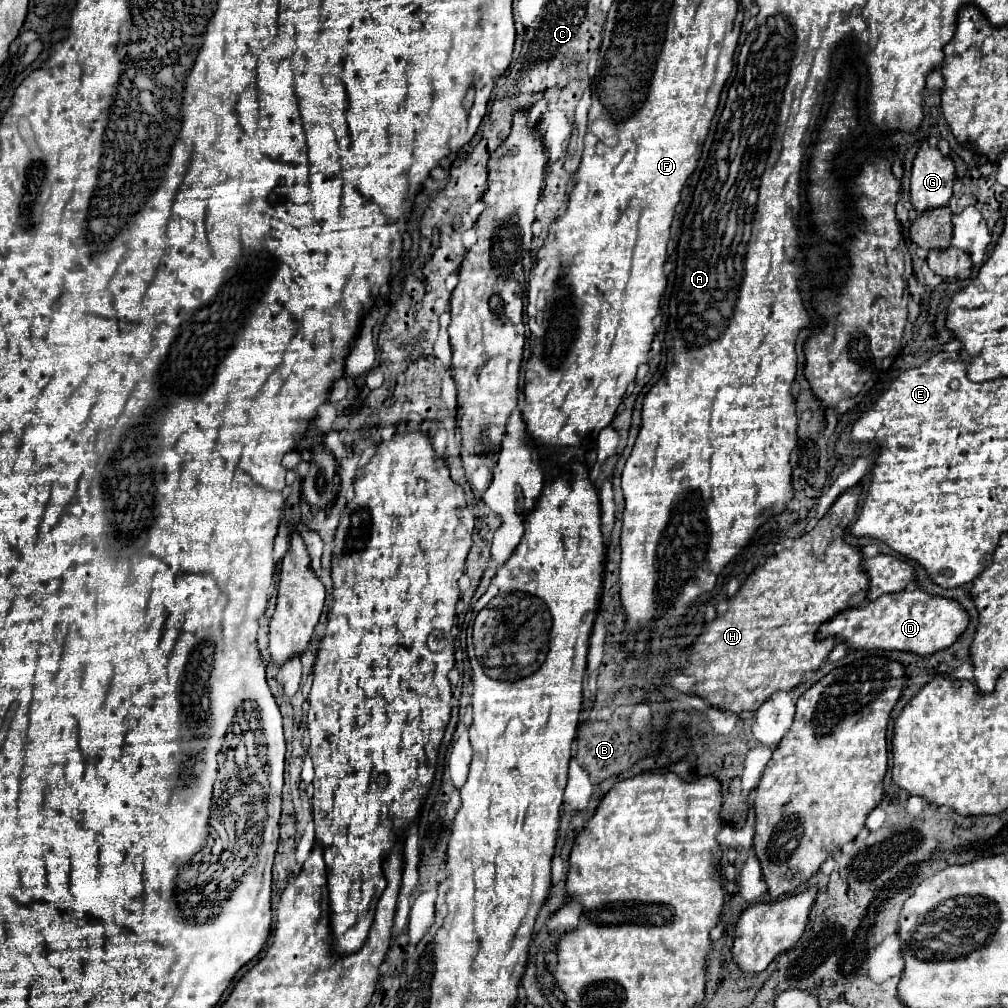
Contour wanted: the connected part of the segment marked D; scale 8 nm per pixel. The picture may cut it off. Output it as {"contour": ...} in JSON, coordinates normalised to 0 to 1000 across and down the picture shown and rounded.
{"contour":[[[910,583],[876,589],[856,601],[836,605],[813,623],[811,633],[832,631],[848,645],[902,645],[918,651],[941,643],[959,625],[959,621],[961,609],[949,595]]]}

